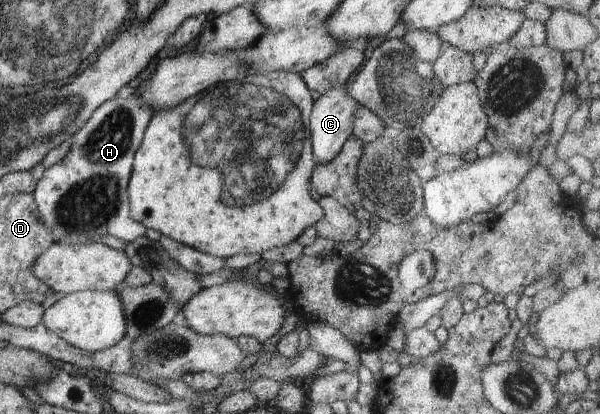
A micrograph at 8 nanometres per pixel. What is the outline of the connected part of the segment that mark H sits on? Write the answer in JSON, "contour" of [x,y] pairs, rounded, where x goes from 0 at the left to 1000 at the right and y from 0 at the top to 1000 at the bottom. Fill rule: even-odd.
{"contour":[[[207,205],[185,239],[162,258],[140,304],[118,331],[122,341],[110,377],[98,394],[80,403],[57,447],[57,483],[72,534],[88,560],[92,585],[108,592],[147,587],[152,570],[165,572],[173,565],[213,585],[242,565],[243,548],[218,524],[212,449],[227,362],[257,268],[235,242],[228,222],[230,213]]]}

